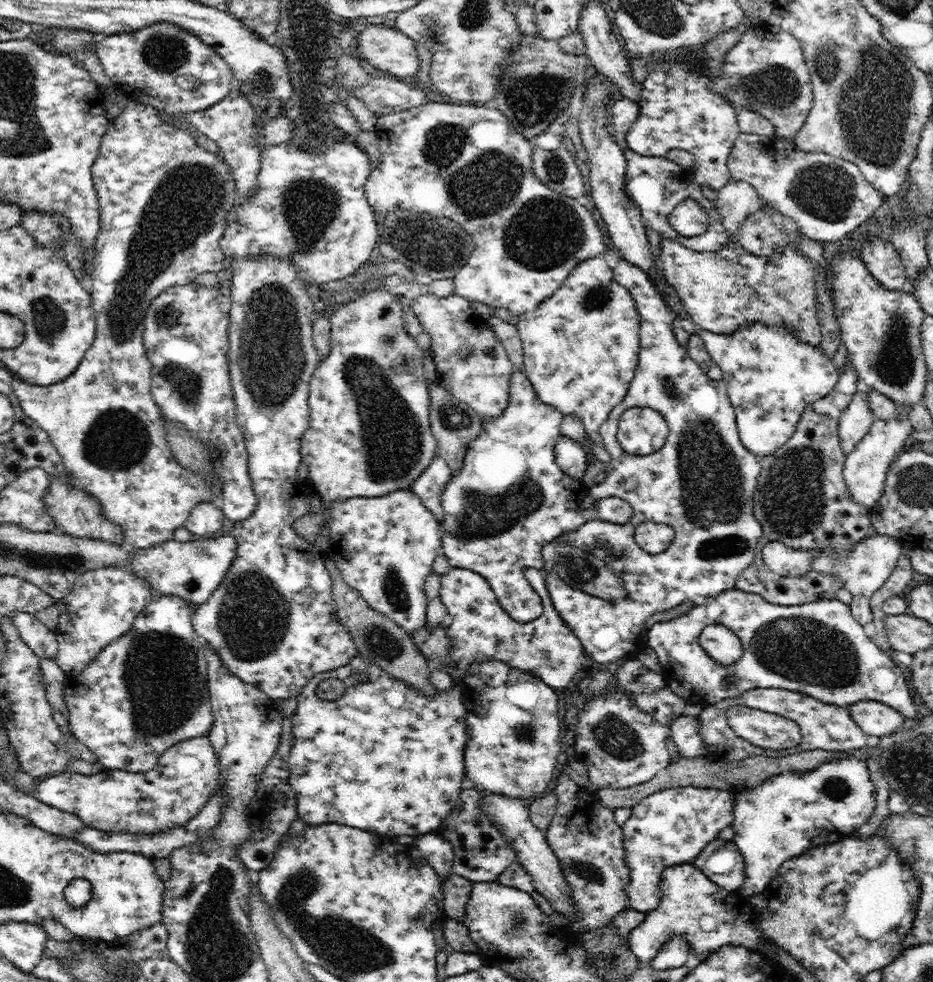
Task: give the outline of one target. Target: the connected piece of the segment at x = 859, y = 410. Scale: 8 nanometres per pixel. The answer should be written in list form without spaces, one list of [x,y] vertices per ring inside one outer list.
[[[861,388],[852,397],[850,404],[840,416],[838,422],[838,435],[842,452],[847,455],[856,448],[863,436],[870,430],[876,418],[870,410],[867,399],[868,388]]]

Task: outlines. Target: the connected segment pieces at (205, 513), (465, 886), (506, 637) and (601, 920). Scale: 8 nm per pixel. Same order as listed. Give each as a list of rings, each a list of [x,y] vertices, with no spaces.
[[[198,503],[189,514],[185,527],[191,534],[198,534],[203,538],[215,536],[224,524],[223,511],[218,504]]]
[[[452,872],[442,882],[444,893],[444,913],[448,918],[464,922],[473,882]]]
[[[451,568],[441,576],[439,595],[451,616],[450,625],[446,627],[450,637],[451,660],[468,668],[469,664],[484,659],[496,659],[512,668],[530,671],[553,689],[564,688],[580,668],[585,668],[586,651],[554,608],[544,574],[543,569],[526,568],[524,571],[524,577],[541,598],[543,606],[539,618],[530,623],[513,620],[481,574],[469,569]]]
[[[562,772],[558,780],[558,785],[553,791],[558,796],[558,807],[545,836],[560,861],[564,879],[570,885],[571,899],[575,901],[576,918],[568,930],[583,933],[612,923],[616,915],[626,910],[628,896],[625,894],[625,888],[629,883],[629,868],[625,863],[624,833],[622,827],[616,824],[614,811],[604,808],[597,799],[578,800],[580,787],[568,774]]]

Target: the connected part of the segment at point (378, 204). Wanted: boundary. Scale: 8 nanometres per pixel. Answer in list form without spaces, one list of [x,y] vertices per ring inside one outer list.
[[[438,98],[434,101],[428,101],[417,107],[405,111],[392,112],[378,116],[375,126],[376,136],[380,141],[380,164],[374,168],[365,184],[365,195],[374,214],[379,221],[385,214],[398,209],[406,209],[414,215],[419,216],[443,216],[452,219],[470,234],[474,239],[476,248],[466,261],[466,264],[457,272],[453,278],[455,285],[455,294],[467,299],[471,303],[486,304],[492,308],[506,308],[508,311],[520,316],[529,311],[534,311],[542,300],[550,298],[554,292],[564,284],[570,271],[580,262],[598,257],[604,250],[605,245],[602,241],[602,231],[594,221],[592,213],[585,206],[578,203],[575,198],[560,194],[542,183],[534,171],[532,171],[532,154],[534,152],[533,141],[520,134],[515,128],[512,128],[510,121],[504,113],[493,105],[474,105],[471,103],[450,103],[446,99]]]

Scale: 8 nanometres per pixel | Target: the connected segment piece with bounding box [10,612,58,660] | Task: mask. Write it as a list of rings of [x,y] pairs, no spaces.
[[[12,612],[12,622],[20,637],[42,660],[58,658],[58,641],[54,630],[50,630],[36,615],[27,612]]]

